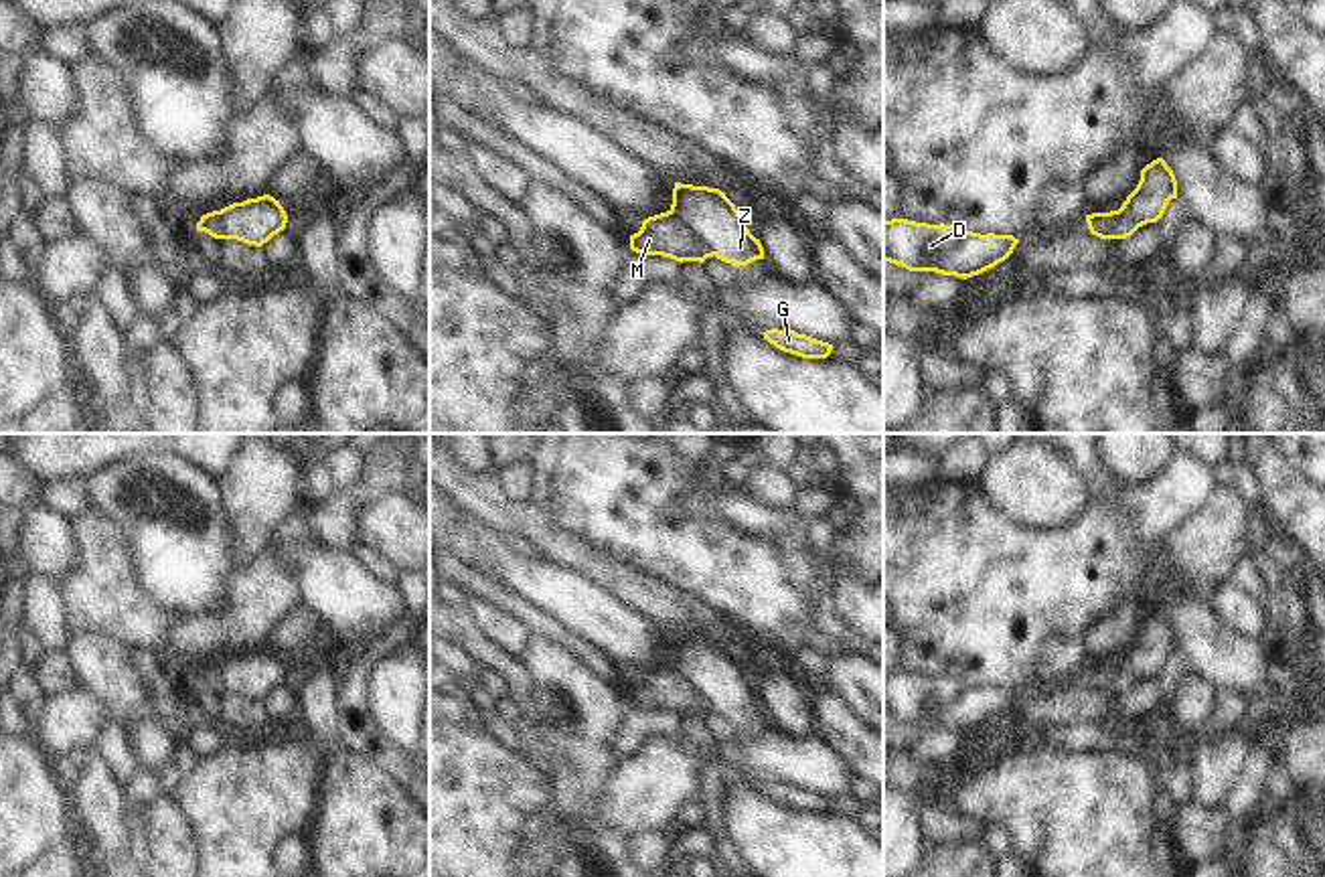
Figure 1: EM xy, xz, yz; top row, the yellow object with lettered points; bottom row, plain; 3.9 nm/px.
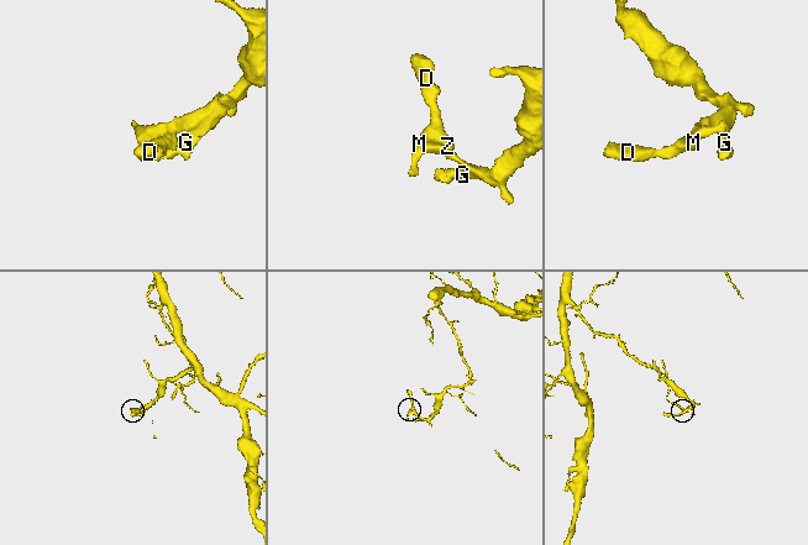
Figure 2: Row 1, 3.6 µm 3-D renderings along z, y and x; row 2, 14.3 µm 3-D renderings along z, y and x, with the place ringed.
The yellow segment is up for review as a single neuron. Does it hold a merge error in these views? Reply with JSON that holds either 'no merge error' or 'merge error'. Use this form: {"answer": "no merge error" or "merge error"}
{"answer": "merge error"}

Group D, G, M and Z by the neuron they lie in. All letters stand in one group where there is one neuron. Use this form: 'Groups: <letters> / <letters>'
Groups: D Z / G M

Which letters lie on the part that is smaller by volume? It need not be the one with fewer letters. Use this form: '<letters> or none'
D, Z

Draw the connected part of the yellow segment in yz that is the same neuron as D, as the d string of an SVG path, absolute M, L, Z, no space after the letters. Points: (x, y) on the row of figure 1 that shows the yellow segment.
M883 221L883 261L910 271L936 271L966 280L1005 261L1017 243L1013 235L981 235L944 223Z

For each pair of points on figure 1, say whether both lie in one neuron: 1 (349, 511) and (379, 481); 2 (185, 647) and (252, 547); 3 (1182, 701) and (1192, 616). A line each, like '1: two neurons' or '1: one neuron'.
1: one neuron
2: two neurons
3: two neurons

